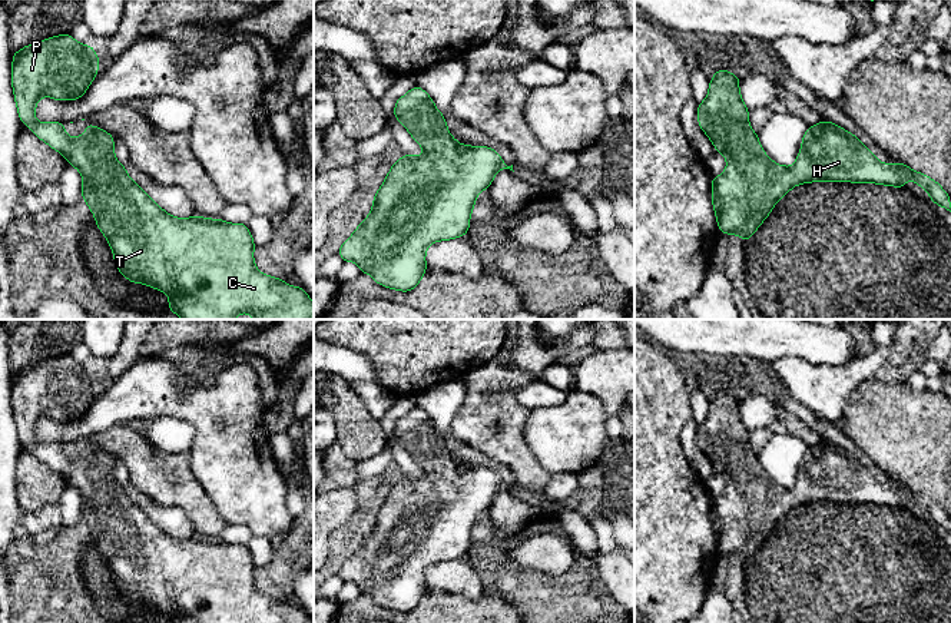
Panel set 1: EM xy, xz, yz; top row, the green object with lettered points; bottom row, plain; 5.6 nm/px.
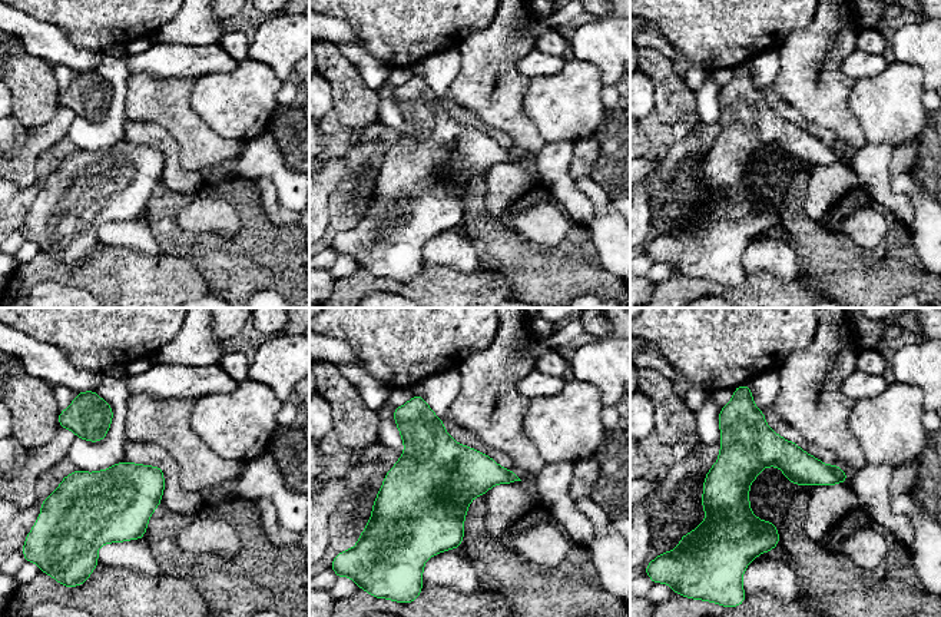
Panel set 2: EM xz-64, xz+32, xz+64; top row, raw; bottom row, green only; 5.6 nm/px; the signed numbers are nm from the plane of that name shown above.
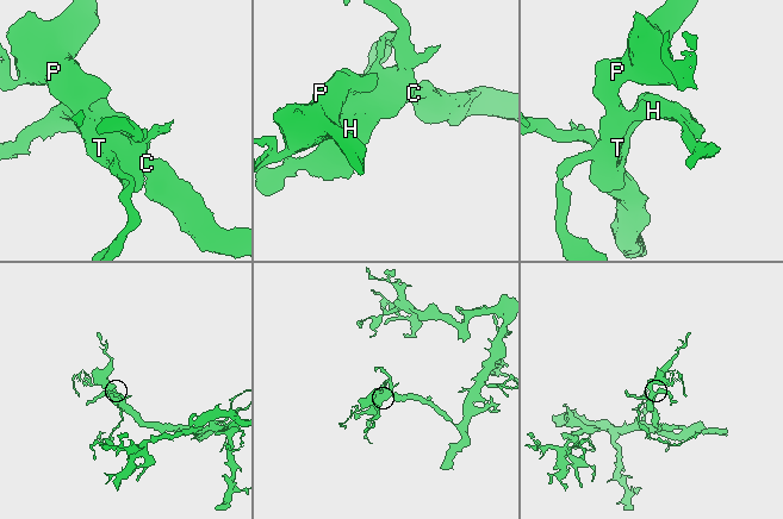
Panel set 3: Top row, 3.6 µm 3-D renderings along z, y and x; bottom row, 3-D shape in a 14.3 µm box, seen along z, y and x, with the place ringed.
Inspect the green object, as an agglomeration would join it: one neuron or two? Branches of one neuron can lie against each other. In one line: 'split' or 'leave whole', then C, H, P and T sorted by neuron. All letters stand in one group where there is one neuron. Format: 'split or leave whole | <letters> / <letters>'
leave whole | C H P T

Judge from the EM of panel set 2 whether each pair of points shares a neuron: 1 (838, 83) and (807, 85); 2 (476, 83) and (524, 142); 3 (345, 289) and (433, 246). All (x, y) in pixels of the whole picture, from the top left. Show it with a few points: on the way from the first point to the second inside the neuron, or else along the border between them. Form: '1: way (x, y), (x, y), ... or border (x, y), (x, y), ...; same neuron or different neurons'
1: way (831, 86), (817, 88), (814, 85); same neuron
2: way (490, 98), (520, 128); same neuron
3: border (423, 264), (449, 265), (456, 271); different neurons

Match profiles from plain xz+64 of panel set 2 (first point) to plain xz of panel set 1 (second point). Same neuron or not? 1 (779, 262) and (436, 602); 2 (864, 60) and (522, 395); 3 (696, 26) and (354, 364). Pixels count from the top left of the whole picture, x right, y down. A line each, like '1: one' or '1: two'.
1: two
2: one
3: two

